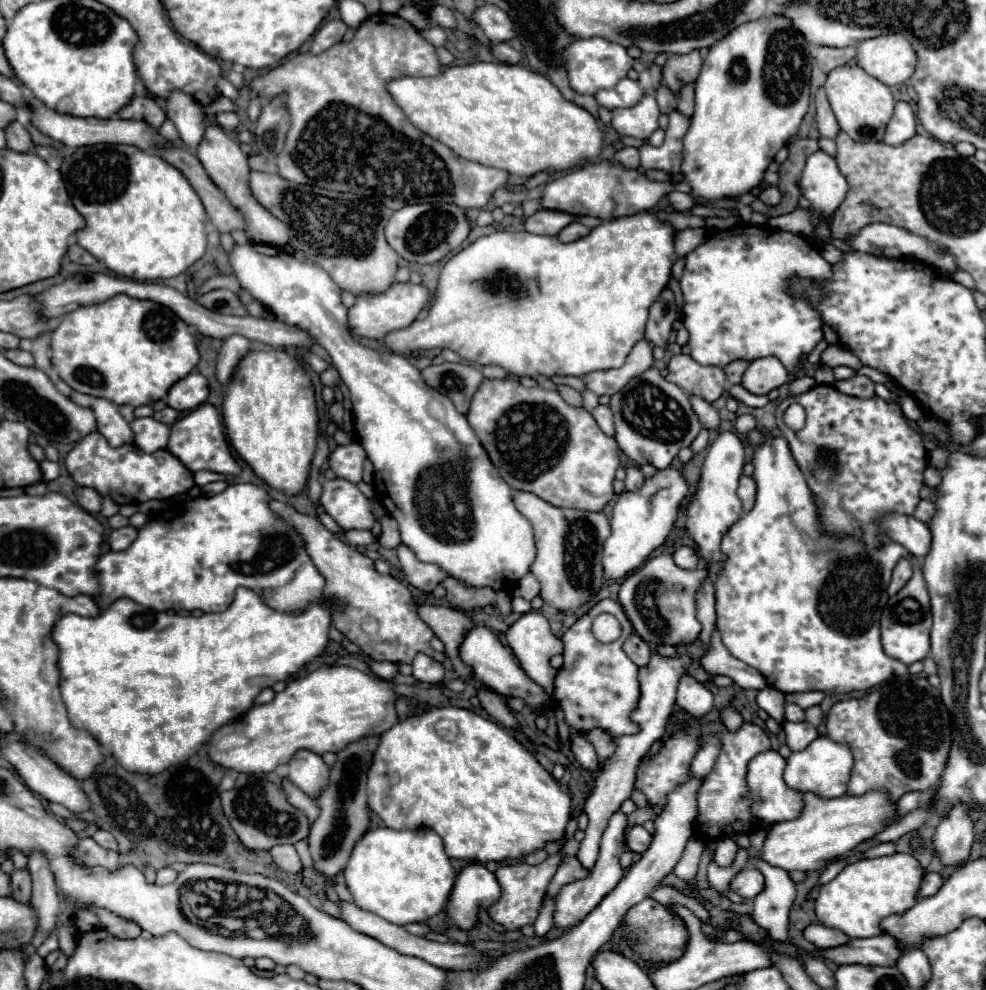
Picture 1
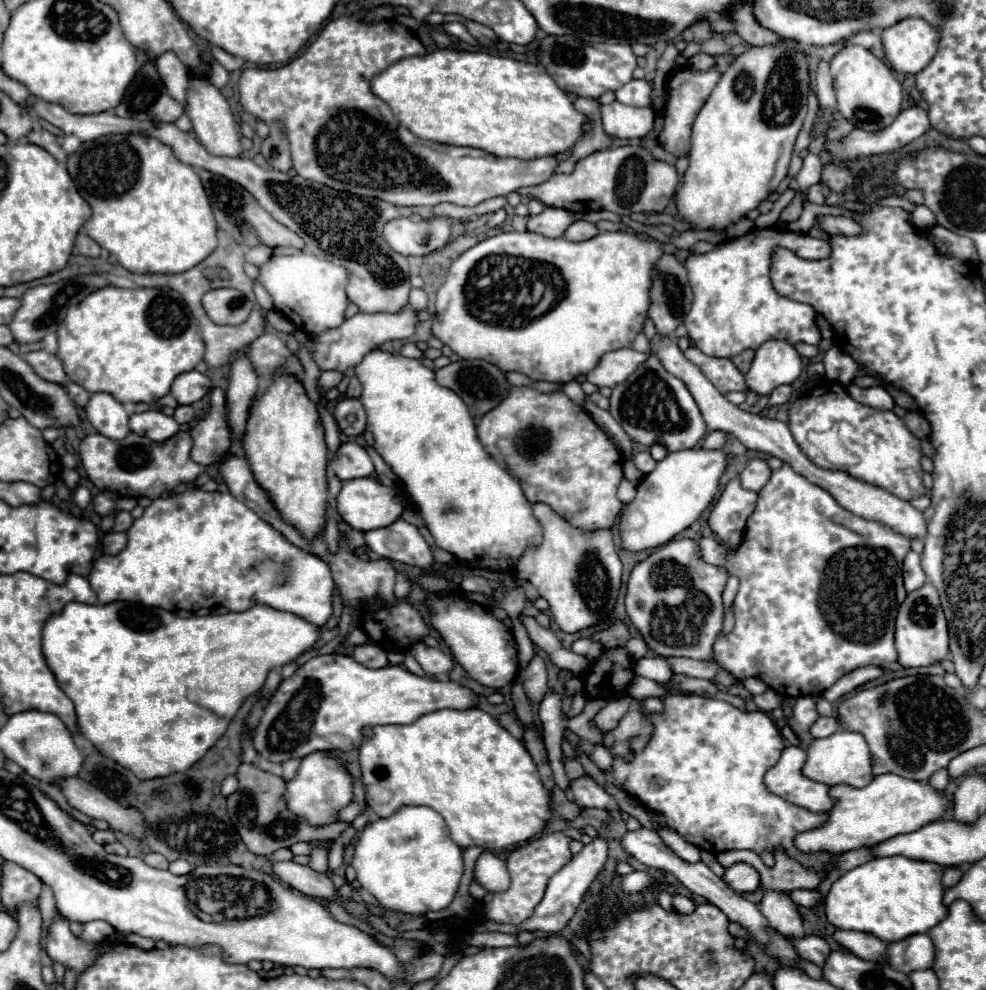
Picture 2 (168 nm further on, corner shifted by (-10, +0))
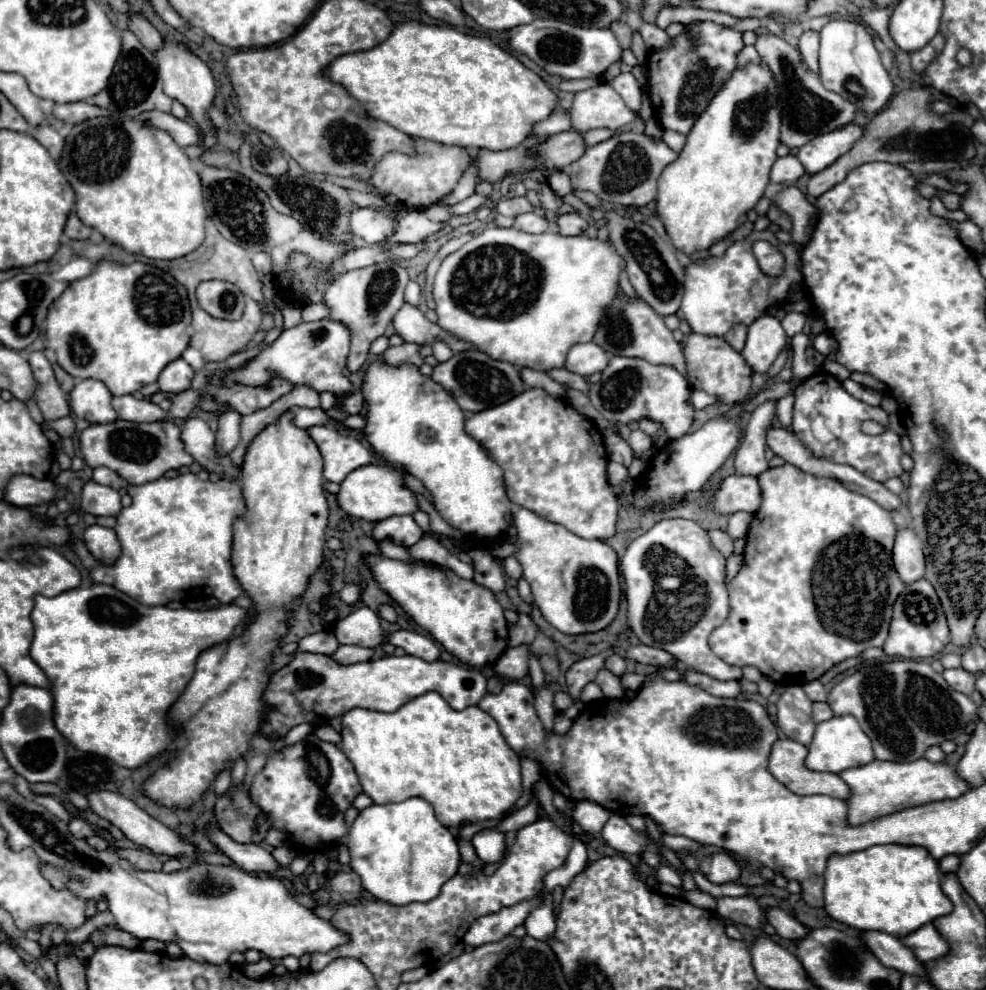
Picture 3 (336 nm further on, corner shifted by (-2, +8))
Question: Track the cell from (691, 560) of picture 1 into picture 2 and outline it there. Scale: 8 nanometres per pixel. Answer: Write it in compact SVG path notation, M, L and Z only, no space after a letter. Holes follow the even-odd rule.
M700 538L698 544L700 544L700 550L702 550L702 558L708 564L724 566L726 556L728 556L728 548L726 546L722 546L720 542L716 542L714 538Z

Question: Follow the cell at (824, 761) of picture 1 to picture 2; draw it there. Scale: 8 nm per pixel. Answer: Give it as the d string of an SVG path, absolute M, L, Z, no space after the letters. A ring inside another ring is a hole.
M848 730L834 732L832 736L814 740L806 752L808 752L808 760L806 760L802 772L810 780L816 780L816 782L822 782L828 786L850 784L850 786L862 788L862 786L870 784L870 780L874 778L870 748L860 732L848 732Z

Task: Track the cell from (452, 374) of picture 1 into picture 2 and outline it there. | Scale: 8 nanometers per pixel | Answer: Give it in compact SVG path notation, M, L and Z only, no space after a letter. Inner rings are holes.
M458 360L458 362L452 362L452 364L436 370L436 380L444 388L450 388L452 392L456 392L464 400L464 404L468 406L468 410L474 418L480 418L486 412L490 412L492 408L496 408L510 392L510 384L506 380L506 374L486 360Z

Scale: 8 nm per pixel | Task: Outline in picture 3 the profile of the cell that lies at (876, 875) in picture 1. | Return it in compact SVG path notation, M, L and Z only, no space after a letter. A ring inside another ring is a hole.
M872 846L862 852L852 852L846 856L832 856L826 868L826 886L824 886L824 910L830 918L848 924L858 930L880 930L892 936L906 936L920 926L932 922L938 916L952 912L952 902L940 888L940 870L938 862L920 846Z

